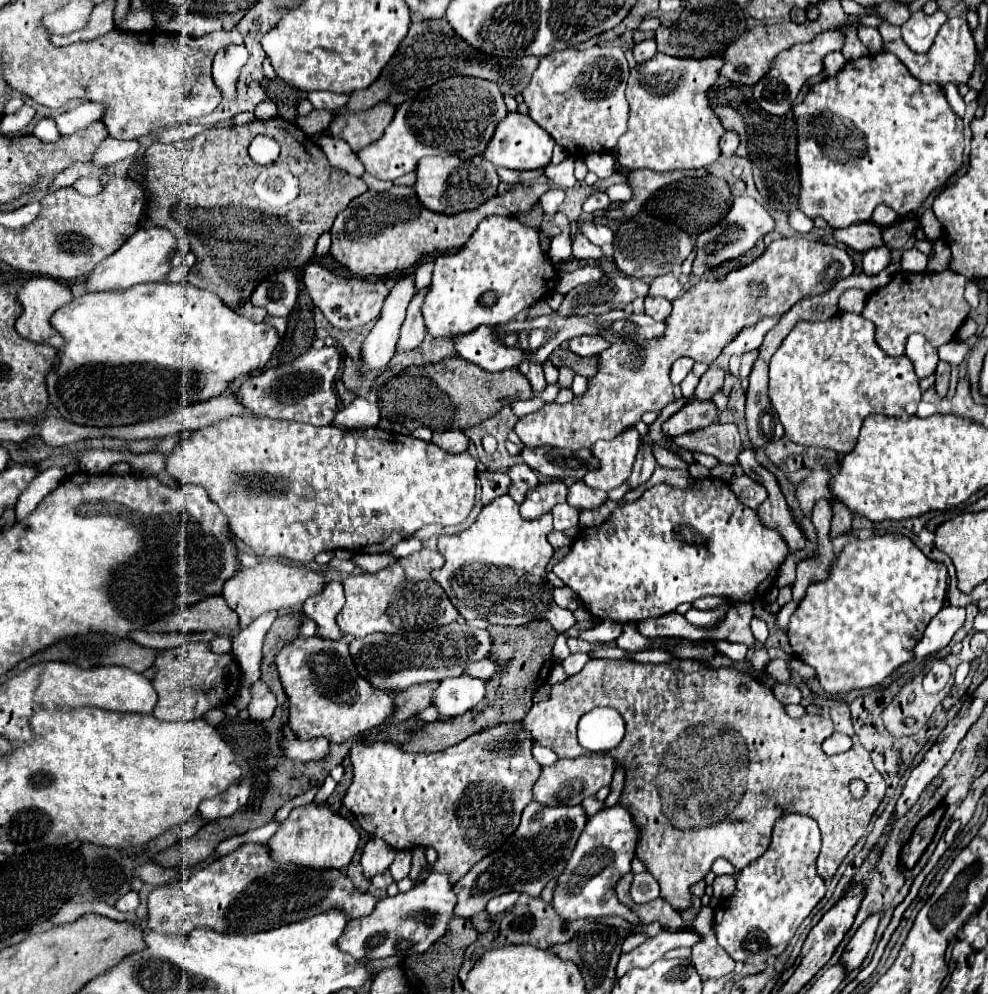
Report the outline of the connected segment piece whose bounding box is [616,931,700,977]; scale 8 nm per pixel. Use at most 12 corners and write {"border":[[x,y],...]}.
{"border":[[660,931],[636,949],[622,953],[616,975],[650,967],[676,947],[700,941],[692,931]]}

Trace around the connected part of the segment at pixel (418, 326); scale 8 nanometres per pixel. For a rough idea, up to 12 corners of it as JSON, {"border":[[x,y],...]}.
{"border":[[422,289],[408,305],[396,353],[420,347],[426,335],[420,317]]}

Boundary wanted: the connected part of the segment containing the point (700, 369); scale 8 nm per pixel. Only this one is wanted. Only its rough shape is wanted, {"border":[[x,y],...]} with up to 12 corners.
{"border":[[694,363],[680,383],[686,401],[692,401],[694,389],[708,365]]}

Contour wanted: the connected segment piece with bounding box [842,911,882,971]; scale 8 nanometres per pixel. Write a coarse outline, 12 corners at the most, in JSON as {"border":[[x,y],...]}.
{"border":[[882,911],[870,917],[852,935],[846,951],[848,971],[862,965],[874,941]]}

